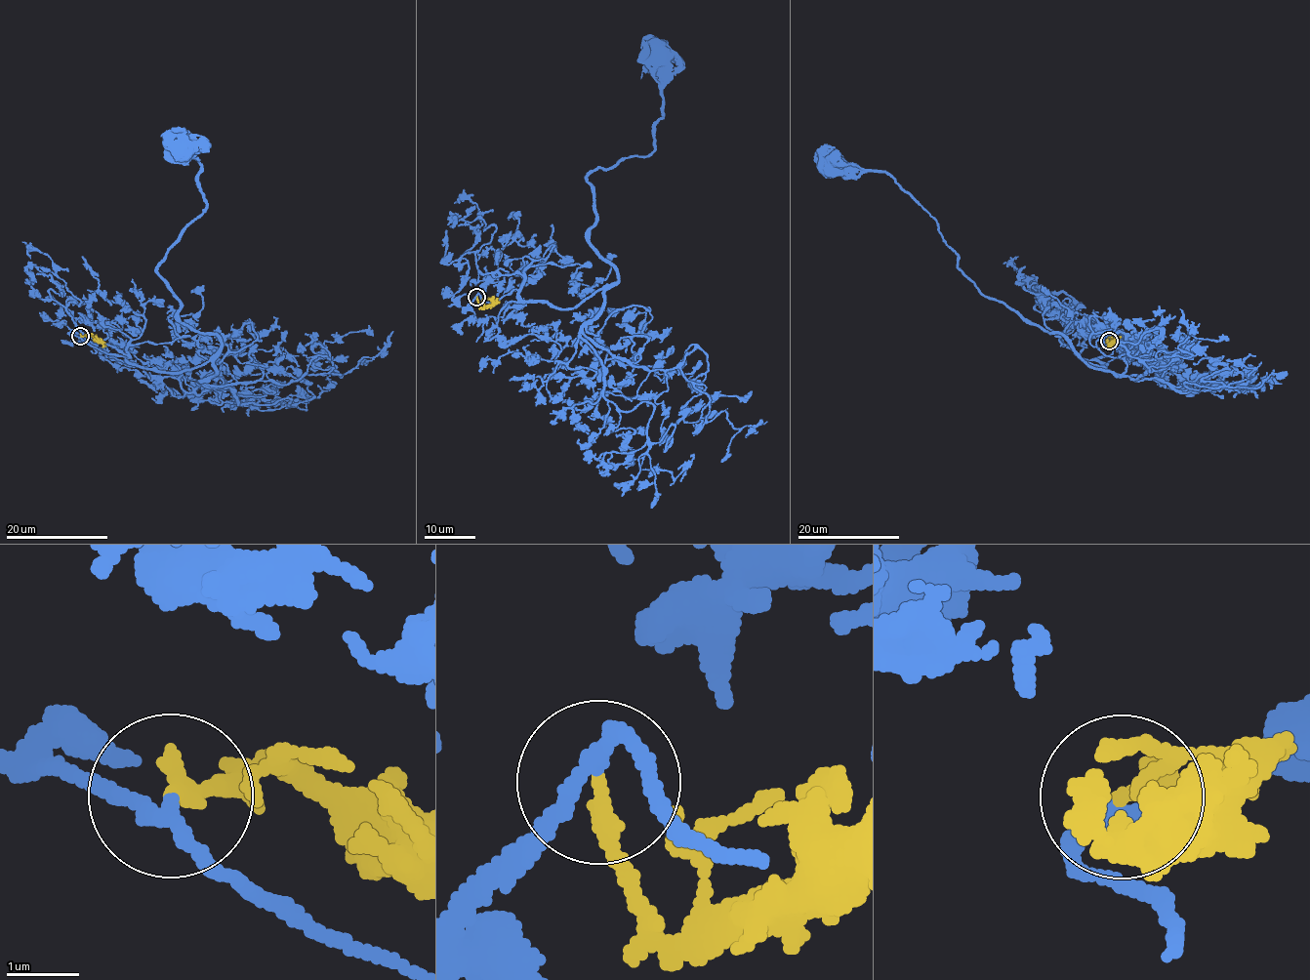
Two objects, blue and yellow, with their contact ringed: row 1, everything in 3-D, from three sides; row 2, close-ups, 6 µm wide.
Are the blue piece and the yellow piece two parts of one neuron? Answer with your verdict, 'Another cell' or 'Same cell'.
Same cell

